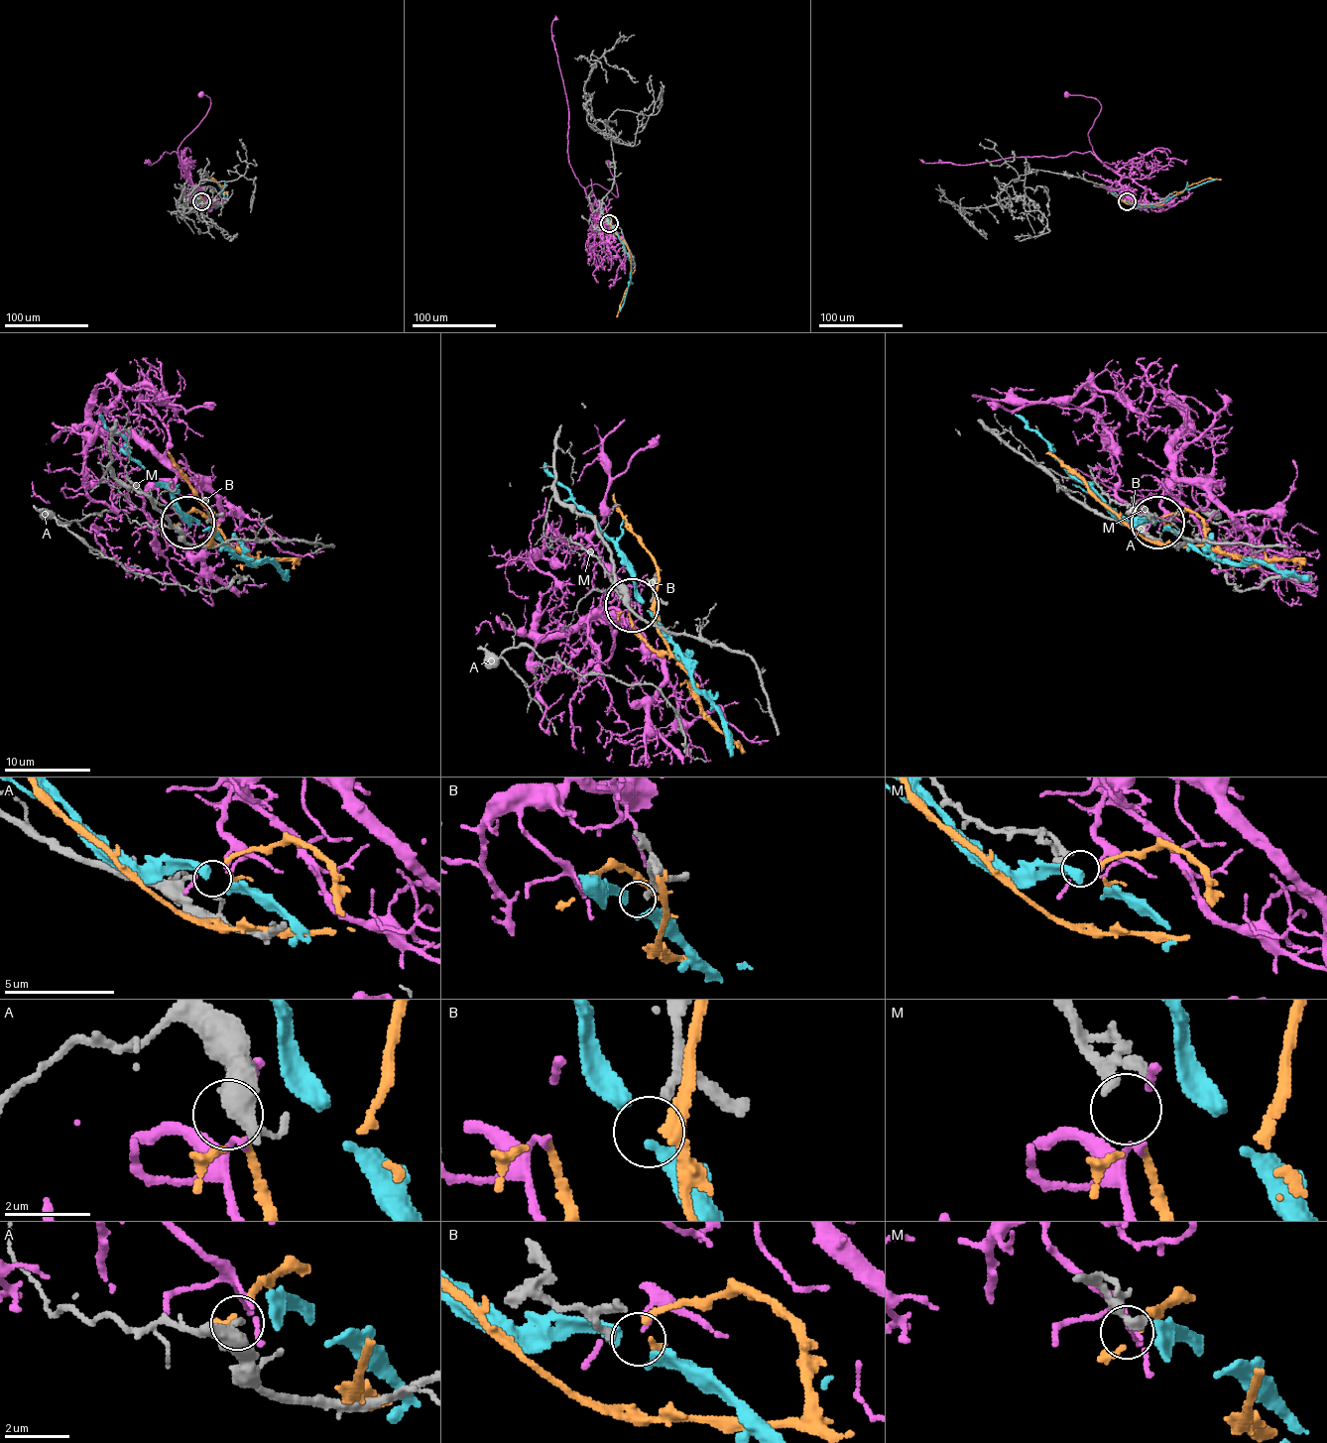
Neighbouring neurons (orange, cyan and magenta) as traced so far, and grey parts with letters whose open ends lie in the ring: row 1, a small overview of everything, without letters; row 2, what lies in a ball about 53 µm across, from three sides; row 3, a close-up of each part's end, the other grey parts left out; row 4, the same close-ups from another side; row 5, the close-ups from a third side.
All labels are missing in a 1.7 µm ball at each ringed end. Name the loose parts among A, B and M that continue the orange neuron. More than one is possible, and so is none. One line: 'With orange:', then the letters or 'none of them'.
With orange: M

